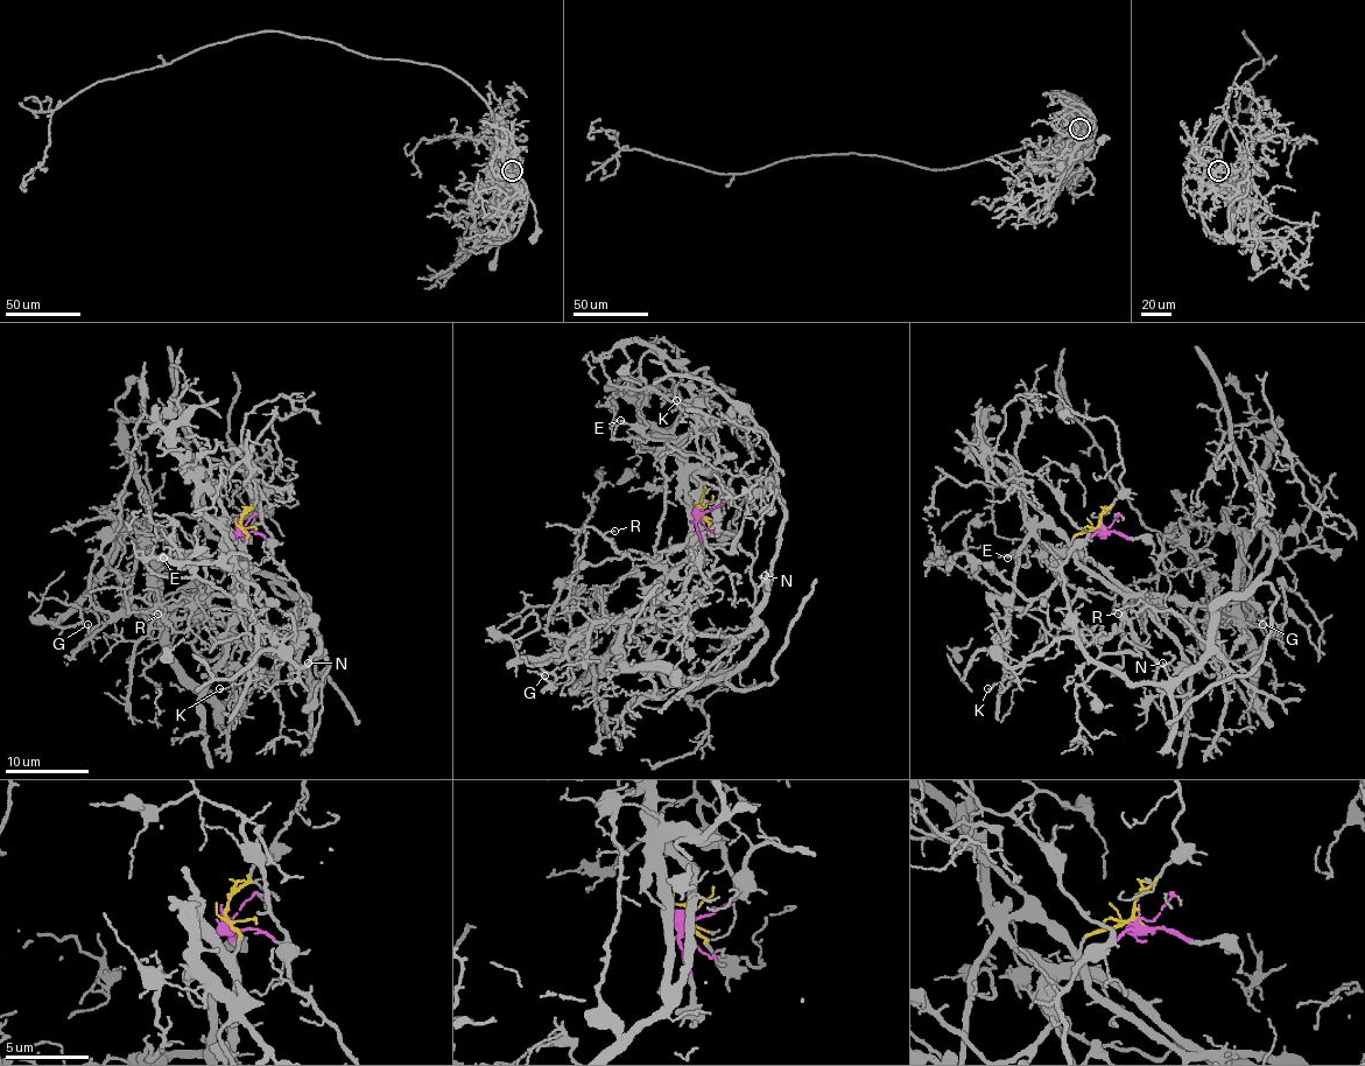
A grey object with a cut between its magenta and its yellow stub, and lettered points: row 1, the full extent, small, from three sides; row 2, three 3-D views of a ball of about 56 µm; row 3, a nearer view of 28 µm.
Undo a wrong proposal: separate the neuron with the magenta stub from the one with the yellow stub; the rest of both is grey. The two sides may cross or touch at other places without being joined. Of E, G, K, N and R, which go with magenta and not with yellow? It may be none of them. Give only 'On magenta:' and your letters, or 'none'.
On magenta: N

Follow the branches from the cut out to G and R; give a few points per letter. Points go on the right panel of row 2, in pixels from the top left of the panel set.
G: (1100, 528), (1071, 555), (1124, 594), (1207, 608), (1231, 608), (1244, 532), (1263, 625)
R: (1100, 528), (1071, 555), (1207, 608), (1231, 608), (1244, 532), (1124, 584), (1118, 615)

